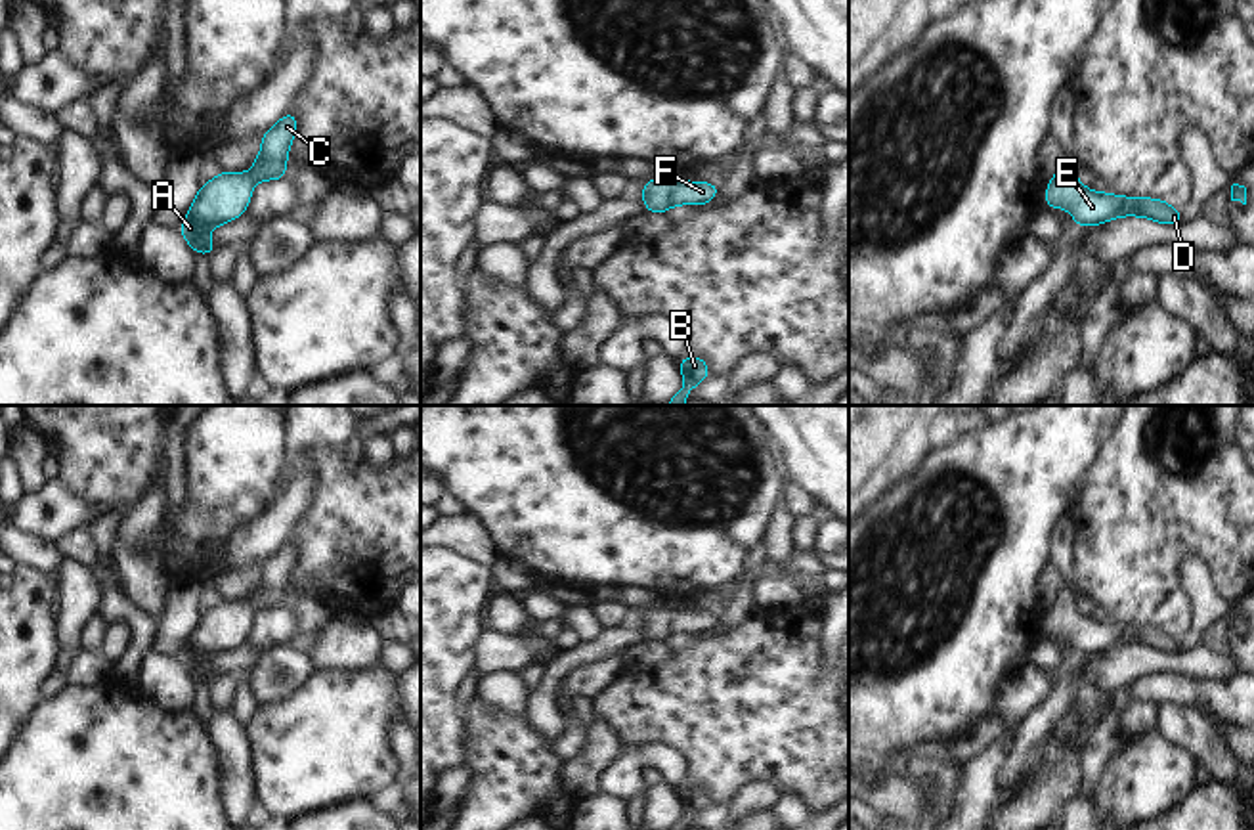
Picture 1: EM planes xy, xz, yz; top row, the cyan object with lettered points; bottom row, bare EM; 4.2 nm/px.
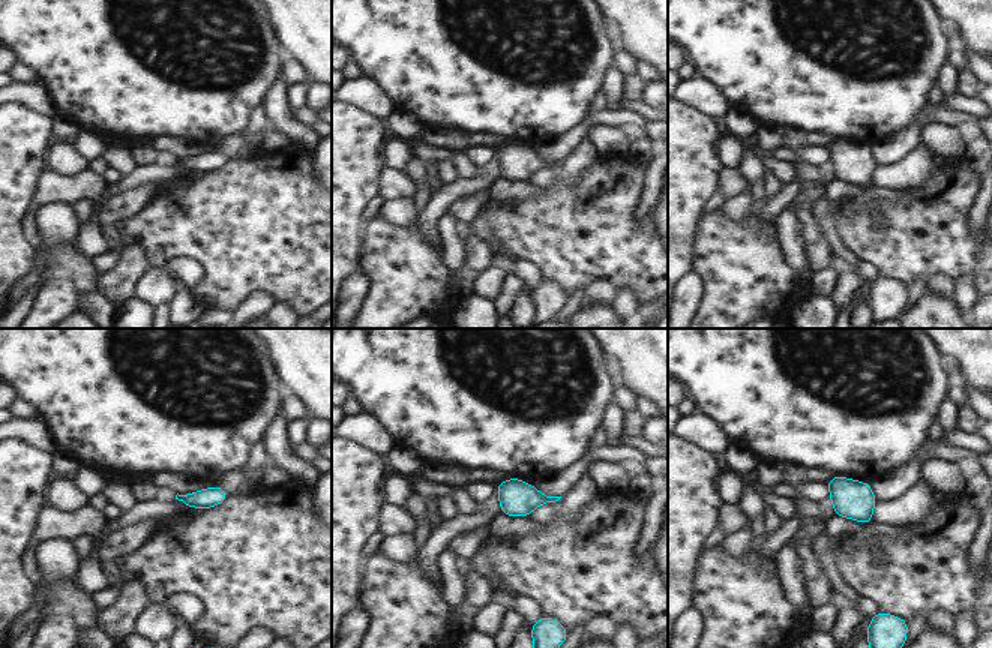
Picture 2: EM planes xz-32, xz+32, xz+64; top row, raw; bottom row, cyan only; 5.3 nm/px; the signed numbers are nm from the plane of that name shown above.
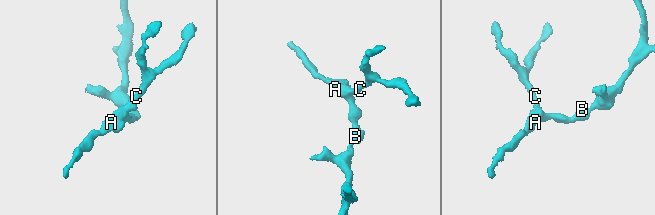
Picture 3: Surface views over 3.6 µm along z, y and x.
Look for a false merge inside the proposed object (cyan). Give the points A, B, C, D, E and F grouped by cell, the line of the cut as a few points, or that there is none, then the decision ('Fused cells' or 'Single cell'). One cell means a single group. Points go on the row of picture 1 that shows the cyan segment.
Groups: A B C D E F. No split. Single cell.

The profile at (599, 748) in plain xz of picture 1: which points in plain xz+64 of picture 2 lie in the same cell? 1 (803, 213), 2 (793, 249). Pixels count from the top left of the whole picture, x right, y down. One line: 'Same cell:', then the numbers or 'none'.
Same cell: 1

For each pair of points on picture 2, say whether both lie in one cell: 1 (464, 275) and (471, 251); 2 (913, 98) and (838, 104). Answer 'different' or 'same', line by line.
1: same
2: same

